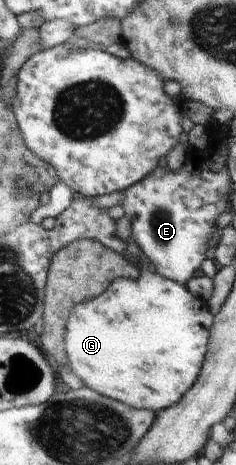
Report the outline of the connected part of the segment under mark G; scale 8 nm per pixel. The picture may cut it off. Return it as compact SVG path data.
M142 266L138 280L114 279L100 296L74 306L64 334L68 366L90 390L157 413L178 404L194 386L213 322L207 301Z

